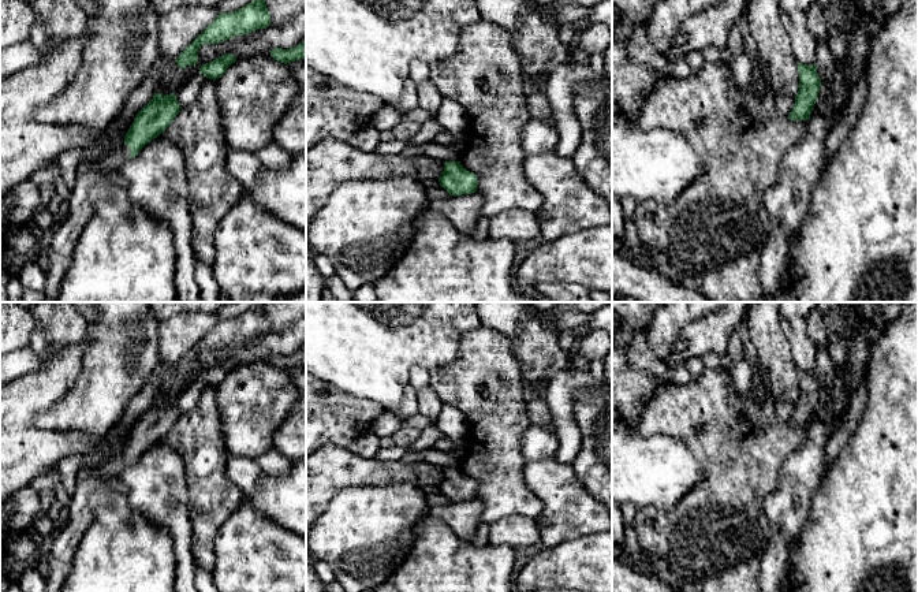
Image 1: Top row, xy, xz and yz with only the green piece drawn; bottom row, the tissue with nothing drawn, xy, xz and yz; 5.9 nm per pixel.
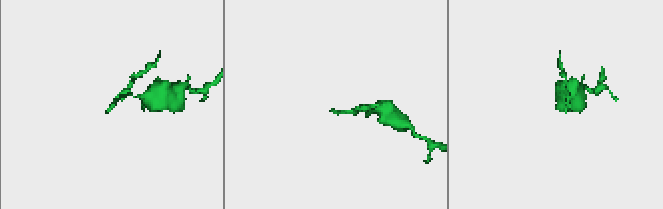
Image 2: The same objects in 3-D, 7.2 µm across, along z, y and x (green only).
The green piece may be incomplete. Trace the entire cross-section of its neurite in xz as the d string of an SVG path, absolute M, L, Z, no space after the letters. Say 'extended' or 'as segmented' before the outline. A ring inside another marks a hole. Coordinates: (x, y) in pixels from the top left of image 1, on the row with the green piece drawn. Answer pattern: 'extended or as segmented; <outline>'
as segmented; M445 161L443 175L439 178L440 186L449 196L471 194L477 191L477 175L467 171L460 161Z

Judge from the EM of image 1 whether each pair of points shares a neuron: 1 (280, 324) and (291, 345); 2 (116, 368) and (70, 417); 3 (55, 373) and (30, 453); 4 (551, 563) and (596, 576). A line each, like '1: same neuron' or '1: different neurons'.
1: different neurons
2: same neuron
3: same neuron
4: same neuron

